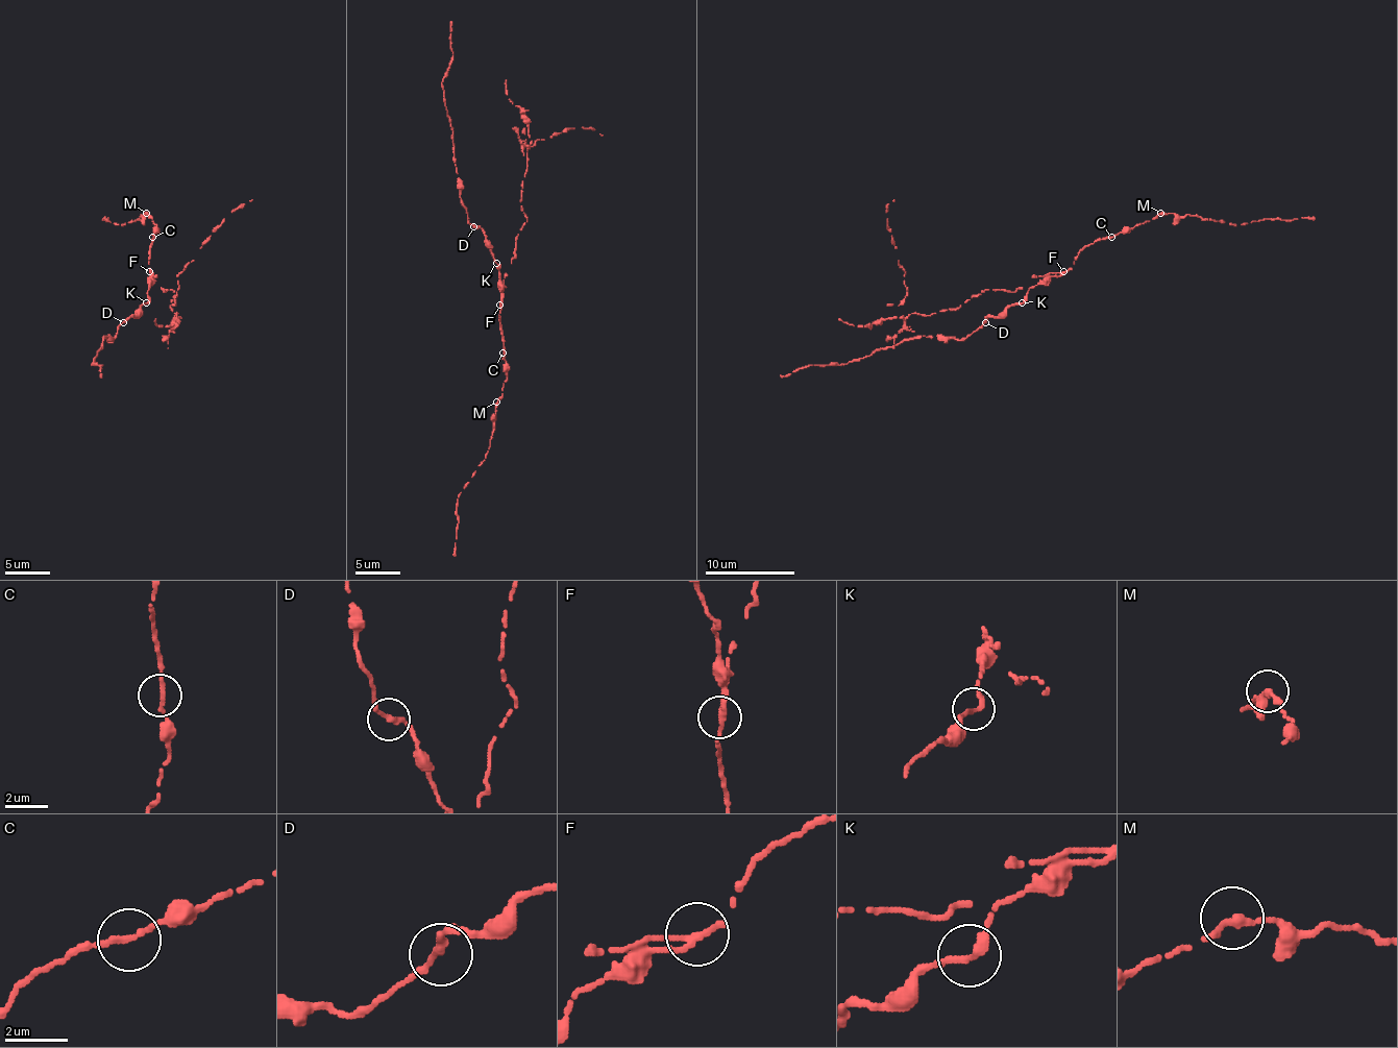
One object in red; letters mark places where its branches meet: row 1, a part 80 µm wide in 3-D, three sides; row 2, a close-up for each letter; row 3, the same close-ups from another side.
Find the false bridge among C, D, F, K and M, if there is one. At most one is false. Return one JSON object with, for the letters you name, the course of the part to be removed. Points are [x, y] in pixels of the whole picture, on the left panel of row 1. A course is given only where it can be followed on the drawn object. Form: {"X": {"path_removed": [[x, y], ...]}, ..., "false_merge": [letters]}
{"F": {"path_removed": [[150, 271], [164, 291], [177, 293], [170, 309], [177, 316], [177, 275], [220, 224], [251, 199]]}, "false_merge": ["F"]}

